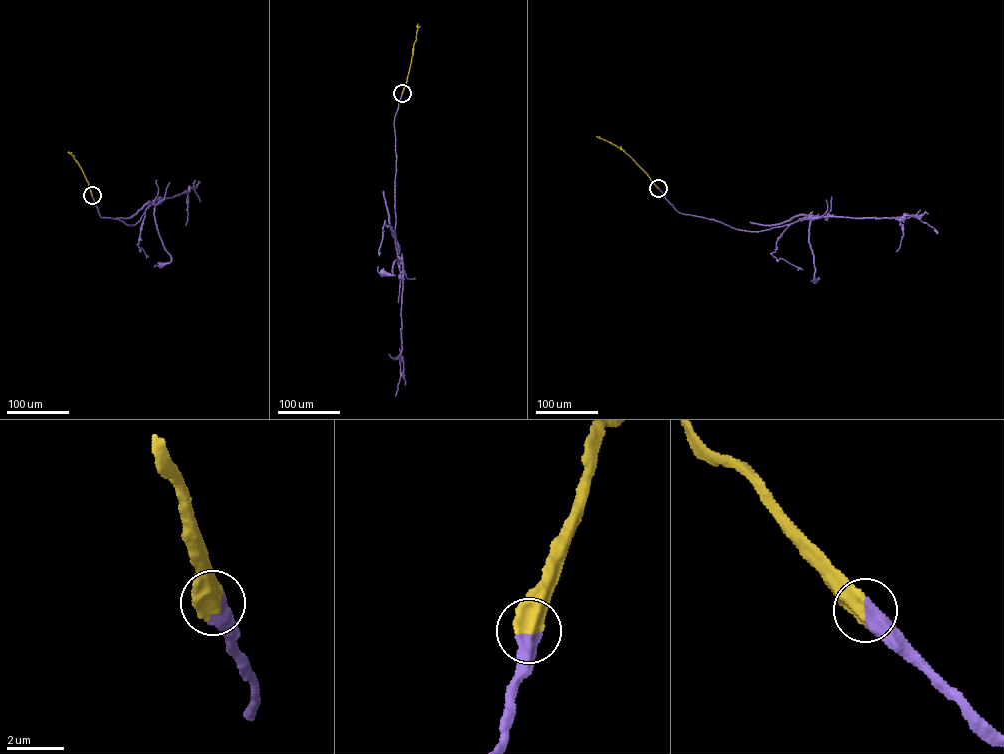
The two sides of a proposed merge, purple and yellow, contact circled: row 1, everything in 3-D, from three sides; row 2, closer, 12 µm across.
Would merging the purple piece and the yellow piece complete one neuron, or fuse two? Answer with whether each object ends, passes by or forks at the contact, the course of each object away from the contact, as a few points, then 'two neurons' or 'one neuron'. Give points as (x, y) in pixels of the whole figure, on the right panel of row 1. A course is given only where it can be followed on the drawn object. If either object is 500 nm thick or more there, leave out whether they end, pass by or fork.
course purple (658, 188), (678, 212), (717, 220), (736, 229), (759, 232), (807, 216), (815, 281); course yellow (657, 188), (629, 155), (600, 137); one neuron

